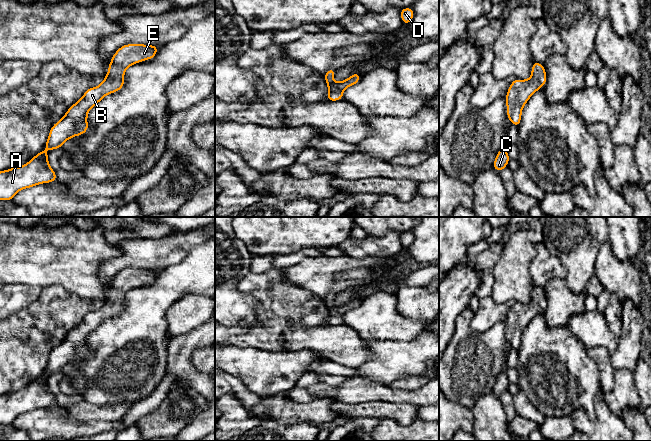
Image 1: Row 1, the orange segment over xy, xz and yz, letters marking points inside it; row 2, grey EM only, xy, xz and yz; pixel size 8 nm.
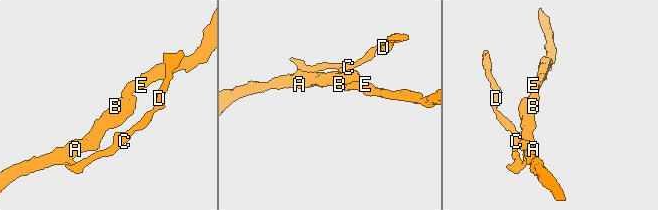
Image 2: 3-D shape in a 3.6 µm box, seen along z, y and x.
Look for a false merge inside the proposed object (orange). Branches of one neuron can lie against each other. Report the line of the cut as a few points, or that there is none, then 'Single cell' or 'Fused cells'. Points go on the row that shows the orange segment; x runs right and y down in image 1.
No split. Single cell

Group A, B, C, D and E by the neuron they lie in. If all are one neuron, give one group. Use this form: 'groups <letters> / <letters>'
groups A B C D E

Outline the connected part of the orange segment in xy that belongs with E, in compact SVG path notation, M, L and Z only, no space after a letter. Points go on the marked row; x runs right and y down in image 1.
M125 44L112 56L107 76L99 86L89 88L65 115L50 129L44 149L32 157L26 165L0 171L0 200L10 201L22 189L31 188L57 179L50 167L46 149L55 150L72 137L84 135L89 128L88 111L106 95L121 90L128 67L156 56L159 47L145 44Z

